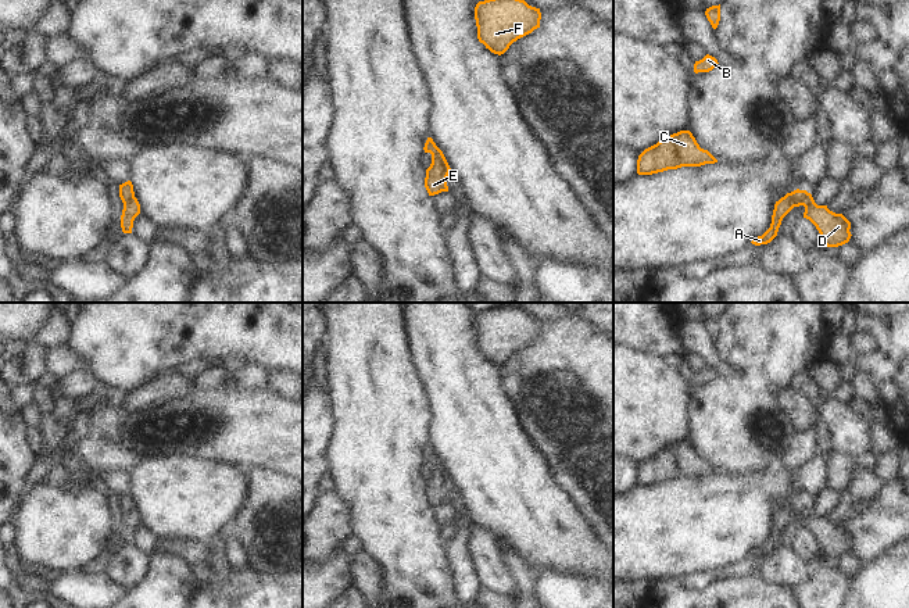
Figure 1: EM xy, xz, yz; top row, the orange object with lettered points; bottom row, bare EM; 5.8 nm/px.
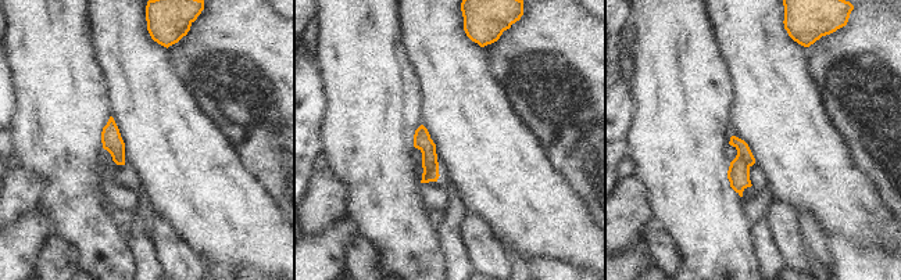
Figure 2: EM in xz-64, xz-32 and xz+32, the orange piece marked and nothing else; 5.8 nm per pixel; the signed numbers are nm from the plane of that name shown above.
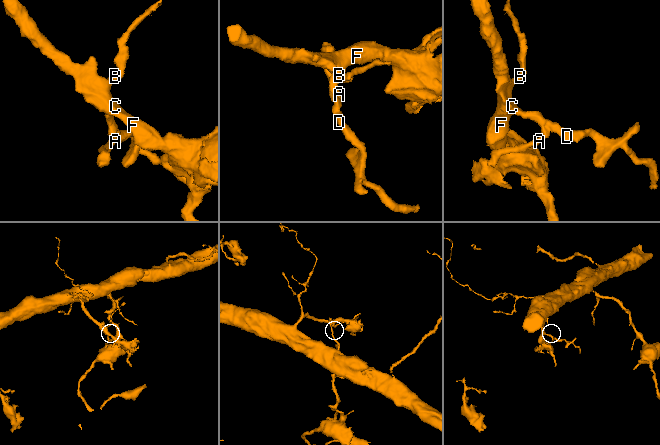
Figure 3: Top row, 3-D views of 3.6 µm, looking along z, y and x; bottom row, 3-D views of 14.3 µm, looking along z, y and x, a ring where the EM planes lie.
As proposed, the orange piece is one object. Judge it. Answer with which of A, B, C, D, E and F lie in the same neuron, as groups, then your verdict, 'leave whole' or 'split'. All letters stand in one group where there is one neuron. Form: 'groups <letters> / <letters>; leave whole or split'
groups A / B C D E F; split

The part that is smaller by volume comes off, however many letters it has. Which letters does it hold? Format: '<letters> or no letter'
A

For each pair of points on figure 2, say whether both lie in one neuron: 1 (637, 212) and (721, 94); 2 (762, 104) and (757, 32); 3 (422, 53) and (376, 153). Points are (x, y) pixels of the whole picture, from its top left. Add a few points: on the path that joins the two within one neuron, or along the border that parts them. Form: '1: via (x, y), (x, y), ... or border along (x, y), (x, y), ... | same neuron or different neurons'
1: border along (632, 175), (646, 189), (653, 222) | different neurons
2: via (762, 86), (762, 60), (757, 50) | same neuron
3: border along (401, 39), (422, 101) | different neurons

